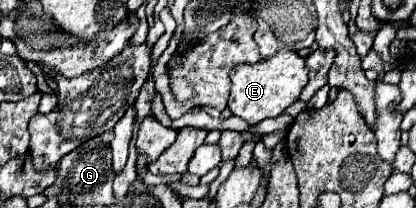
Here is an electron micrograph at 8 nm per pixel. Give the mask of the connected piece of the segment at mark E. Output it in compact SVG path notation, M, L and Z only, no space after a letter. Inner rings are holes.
M279 49L273 57L261 59L255 65L237 65L231 71L231 95L229 95L229 109L233 115L245 119L249 125L257 125L263 119L281 115L291 103L299 99L303 85L307 85L307 63L305 59L295 53L293 49Z

